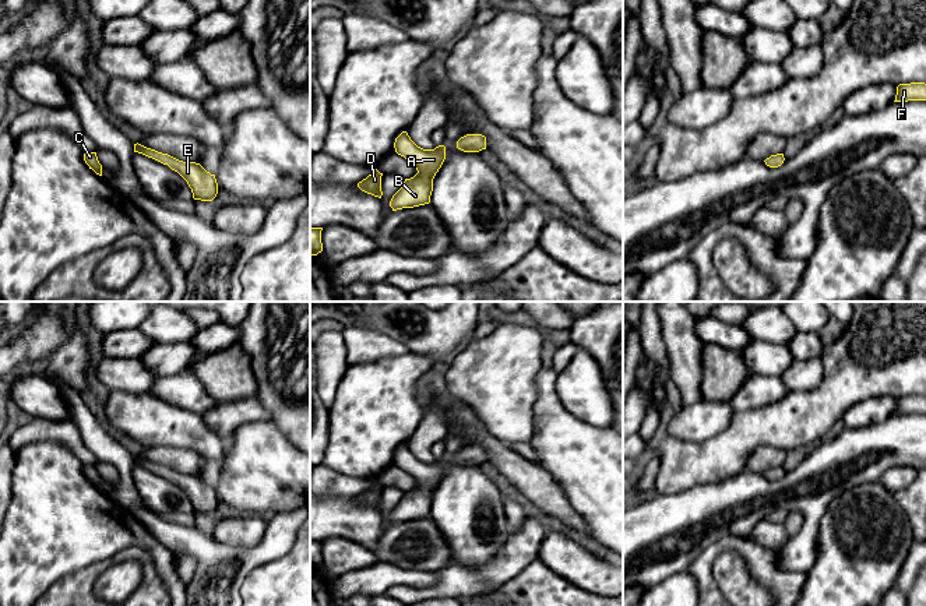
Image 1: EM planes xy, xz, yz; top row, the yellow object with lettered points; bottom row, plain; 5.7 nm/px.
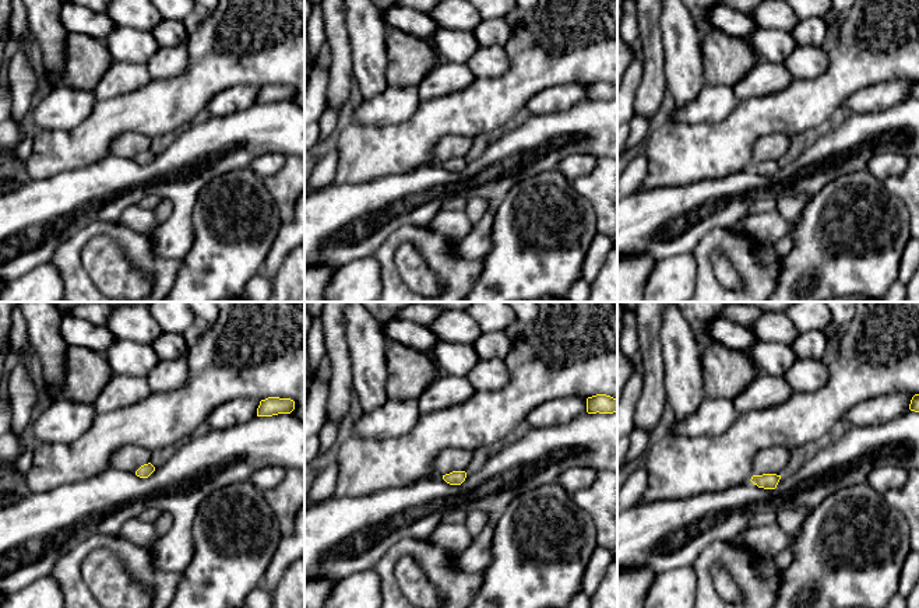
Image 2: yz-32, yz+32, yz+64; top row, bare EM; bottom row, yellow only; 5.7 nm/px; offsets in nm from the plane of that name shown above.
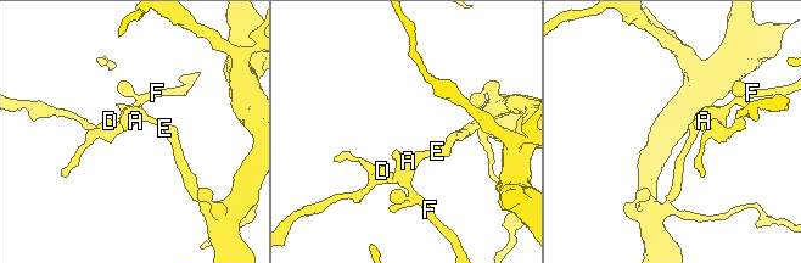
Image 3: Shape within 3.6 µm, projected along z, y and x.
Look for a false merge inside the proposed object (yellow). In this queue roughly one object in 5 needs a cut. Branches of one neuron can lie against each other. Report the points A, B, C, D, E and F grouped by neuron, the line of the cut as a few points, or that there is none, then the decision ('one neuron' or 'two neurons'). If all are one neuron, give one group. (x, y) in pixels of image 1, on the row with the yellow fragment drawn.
groups A B C D E F; cut none; one neuron

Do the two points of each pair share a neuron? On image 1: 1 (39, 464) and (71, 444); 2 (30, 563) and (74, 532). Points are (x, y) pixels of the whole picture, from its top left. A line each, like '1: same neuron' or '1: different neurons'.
1: different neurons
2: same neuron

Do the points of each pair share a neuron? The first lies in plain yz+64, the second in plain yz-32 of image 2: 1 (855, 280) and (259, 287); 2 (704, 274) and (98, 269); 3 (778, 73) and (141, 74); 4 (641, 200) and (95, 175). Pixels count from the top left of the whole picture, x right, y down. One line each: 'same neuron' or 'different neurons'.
1: different neurons
2: different neurons
3: same neuron
4: same neuron

